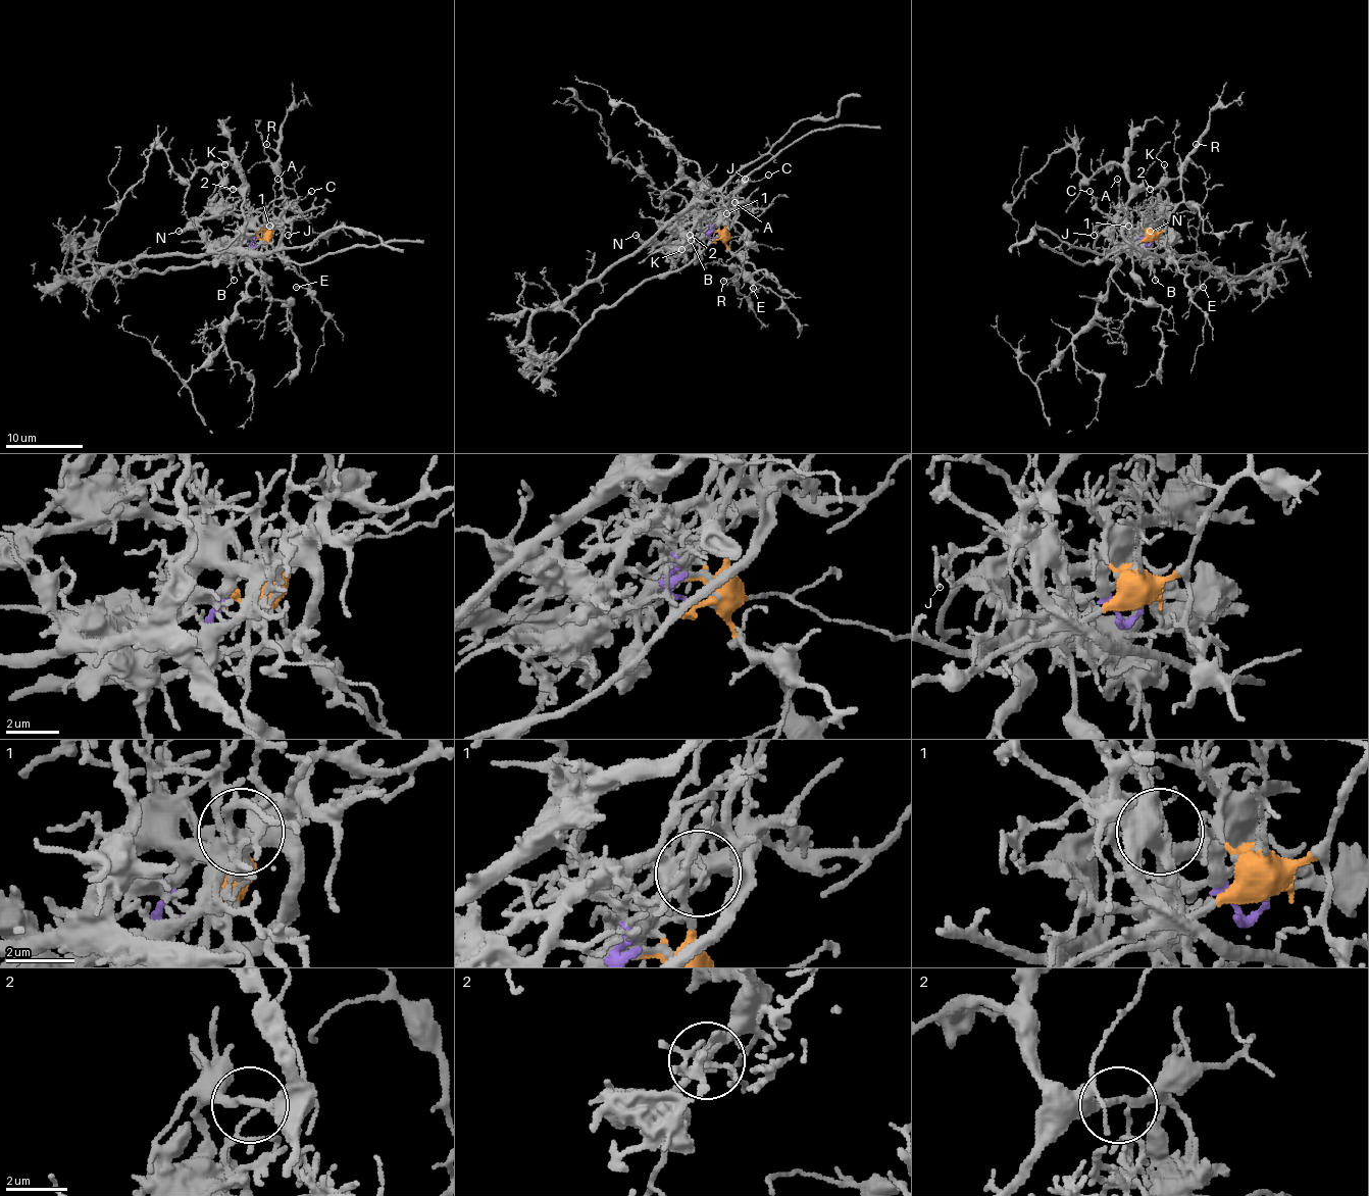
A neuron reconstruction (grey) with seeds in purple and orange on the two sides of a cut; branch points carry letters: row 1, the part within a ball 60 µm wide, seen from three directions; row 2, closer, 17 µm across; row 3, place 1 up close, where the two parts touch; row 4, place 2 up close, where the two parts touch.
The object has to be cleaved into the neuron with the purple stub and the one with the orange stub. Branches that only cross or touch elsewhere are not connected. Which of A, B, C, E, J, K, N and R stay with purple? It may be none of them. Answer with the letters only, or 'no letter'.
A, B, C, J, N

